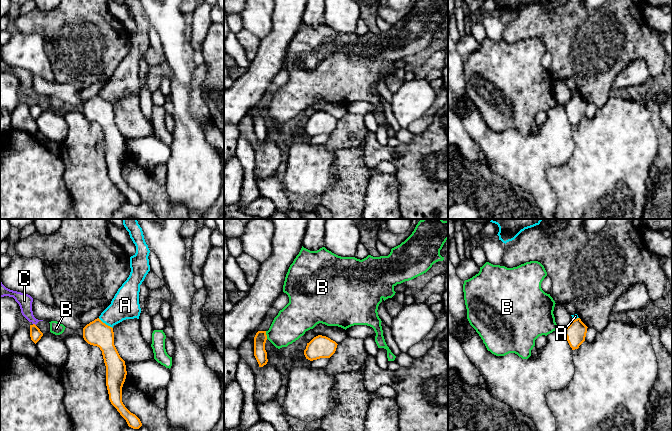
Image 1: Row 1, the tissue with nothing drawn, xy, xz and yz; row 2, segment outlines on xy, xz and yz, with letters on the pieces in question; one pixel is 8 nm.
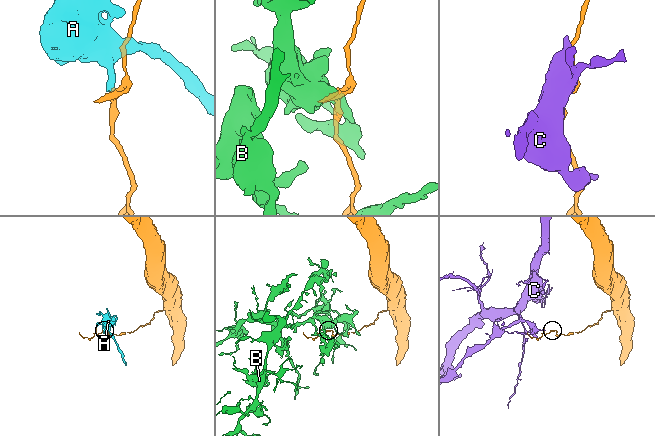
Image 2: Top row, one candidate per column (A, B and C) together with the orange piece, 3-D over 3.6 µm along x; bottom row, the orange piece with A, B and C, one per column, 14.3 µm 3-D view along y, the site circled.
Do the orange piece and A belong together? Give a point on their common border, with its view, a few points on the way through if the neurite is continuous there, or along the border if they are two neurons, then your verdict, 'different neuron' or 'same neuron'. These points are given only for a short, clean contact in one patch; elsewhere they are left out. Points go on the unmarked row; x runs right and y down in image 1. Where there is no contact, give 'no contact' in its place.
meets orange in xy at (104, 99); border along xy (98, 94), (112, 104); different neuron

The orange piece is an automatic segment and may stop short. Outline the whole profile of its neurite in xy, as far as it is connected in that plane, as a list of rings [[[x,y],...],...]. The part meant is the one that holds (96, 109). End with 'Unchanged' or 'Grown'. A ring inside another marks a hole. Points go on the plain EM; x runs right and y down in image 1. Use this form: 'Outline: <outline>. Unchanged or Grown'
Outline: [[[97,94],[83,104],[83,114],[88,120],[97,122],[102,127],[106,142],[106,162],[111,180],[126,196],[129,203],[139,205],[142,202],[140,195],[122,178],[122,163],[127,147],[125,137],[114,121],[113,104]]]. Unchanged

